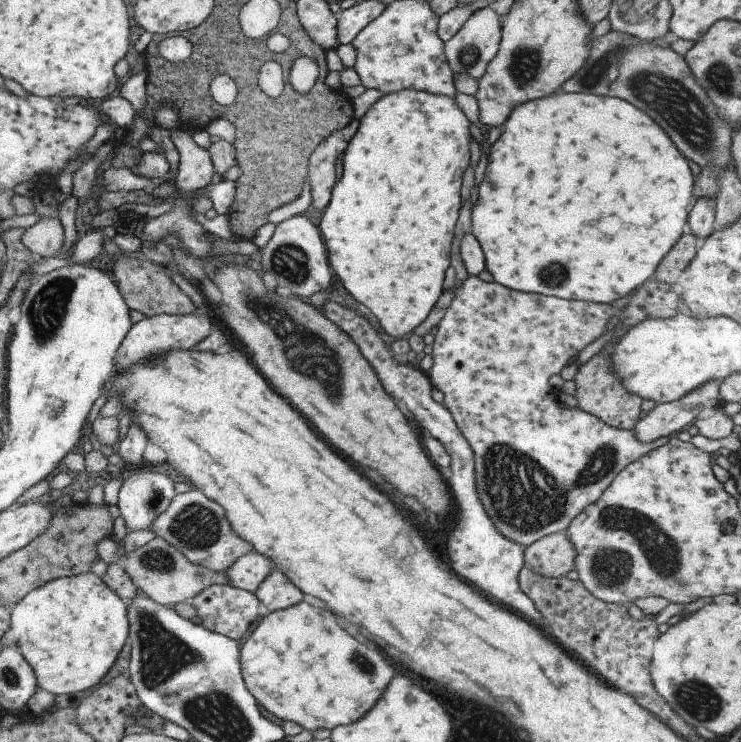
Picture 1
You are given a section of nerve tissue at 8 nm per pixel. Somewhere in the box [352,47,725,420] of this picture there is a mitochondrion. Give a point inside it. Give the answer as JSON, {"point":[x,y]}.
{"point":[680,109]}

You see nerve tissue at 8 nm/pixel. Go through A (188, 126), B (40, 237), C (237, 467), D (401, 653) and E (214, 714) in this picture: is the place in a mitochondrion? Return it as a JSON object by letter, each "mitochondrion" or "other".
{"A":"other","B":"other","C":"other","D":"other","E":"mitochondrion"}

